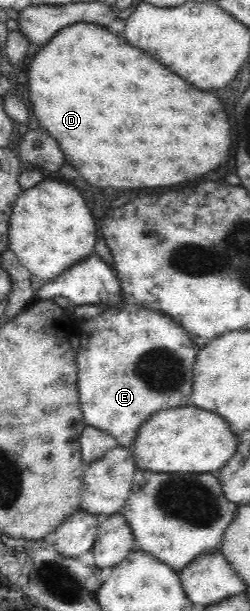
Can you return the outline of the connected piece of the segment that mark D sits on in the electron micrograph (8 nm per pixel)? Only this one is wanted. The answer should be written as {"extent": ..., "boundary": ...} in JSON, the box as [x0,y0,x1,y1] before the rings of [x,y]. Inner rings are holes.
{"extent":[28,23,230,189],"boundary":[[[72,23],[41,46],[28,65],[32,113],[58,141],[64,159],[78,169],[86,183],[120,189],[168,187],[204,175],[224,163],[230,149],[230,127],[218,99],[184,83],[154,57],[124,39],[123,35],[108,32],[95,23]]]}

